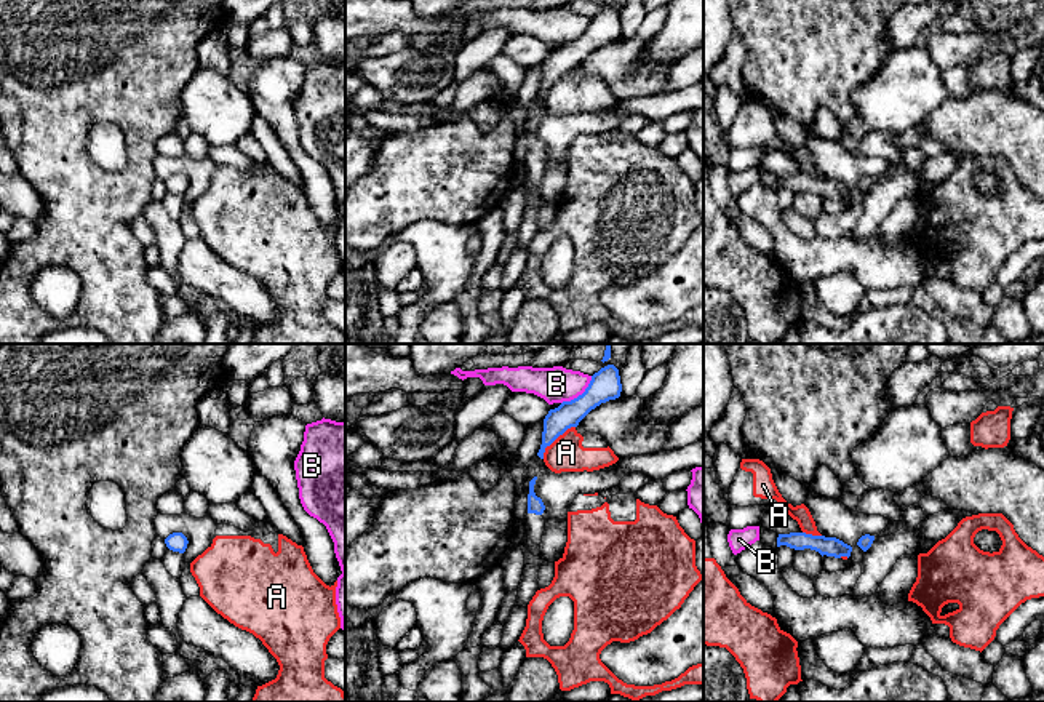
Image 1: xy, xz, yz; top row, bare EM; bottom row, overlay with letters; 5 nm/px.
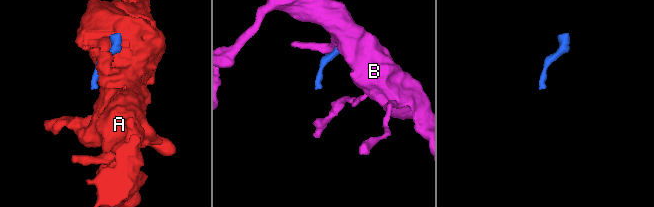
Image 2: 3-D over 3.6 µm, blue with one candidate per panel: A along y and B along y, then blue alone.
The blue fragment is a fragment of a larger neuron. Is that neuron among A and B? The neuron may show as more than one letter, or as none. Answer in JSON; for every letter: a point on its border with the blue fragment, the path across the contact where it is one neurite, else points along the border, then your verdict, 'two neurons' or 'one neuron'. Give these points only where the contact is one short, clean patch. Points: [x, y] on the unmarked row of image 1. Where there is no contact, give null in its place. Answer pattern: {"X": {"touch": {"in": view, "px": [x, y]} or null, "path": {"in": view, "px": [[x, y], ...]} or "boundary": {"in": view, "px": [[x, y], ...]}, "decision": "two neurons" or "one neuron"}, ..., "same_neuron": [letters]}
{"A": {"touch": {"in": "xz", "px": [555, 80]}, "boundary": {"in": "xz", "px": [[574, 67], [560, 75], [545, 90], [542, 99]]}, "decision": "two neurons"}, "B": {"touch": {"in": "xz", "px": [579, 37]}, "boundary": {"in": "xz", "px": [[592, 18], [581, 35], [561, 45]]}, "decision": "two neurons"}, "same_neuron": []}

